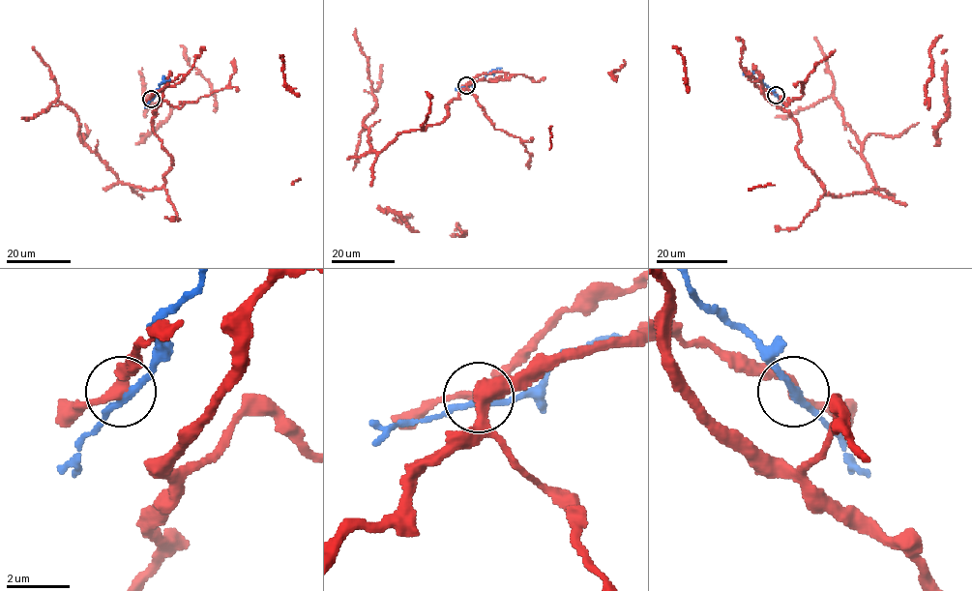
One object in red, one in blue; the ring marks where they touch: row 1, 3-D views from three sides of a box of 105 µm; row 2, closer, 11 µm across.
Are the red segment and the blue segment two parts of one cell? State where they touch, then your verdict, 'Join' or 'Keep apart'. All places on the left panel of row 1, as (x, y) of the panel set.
Place: (151, 99). Keep apart

